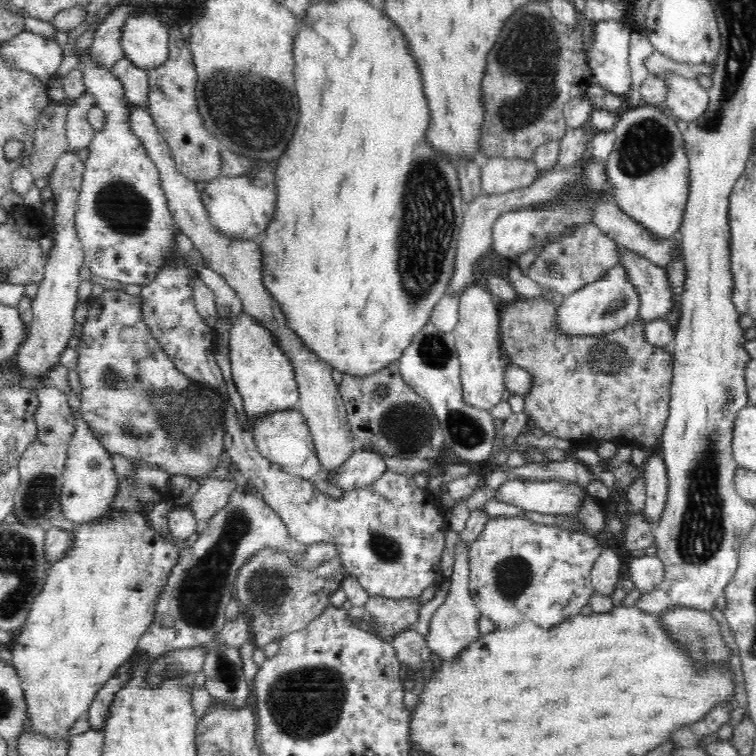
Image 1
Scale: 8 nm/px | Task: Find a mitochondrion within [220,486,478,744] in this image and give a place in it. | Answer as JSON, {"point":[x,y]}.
{"point":[303,704]}

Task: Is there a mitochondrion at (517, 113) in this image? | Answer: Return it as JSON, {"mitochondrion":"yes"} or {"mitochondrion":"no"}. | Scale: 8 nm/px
{"mitochondrion":"yes"}

